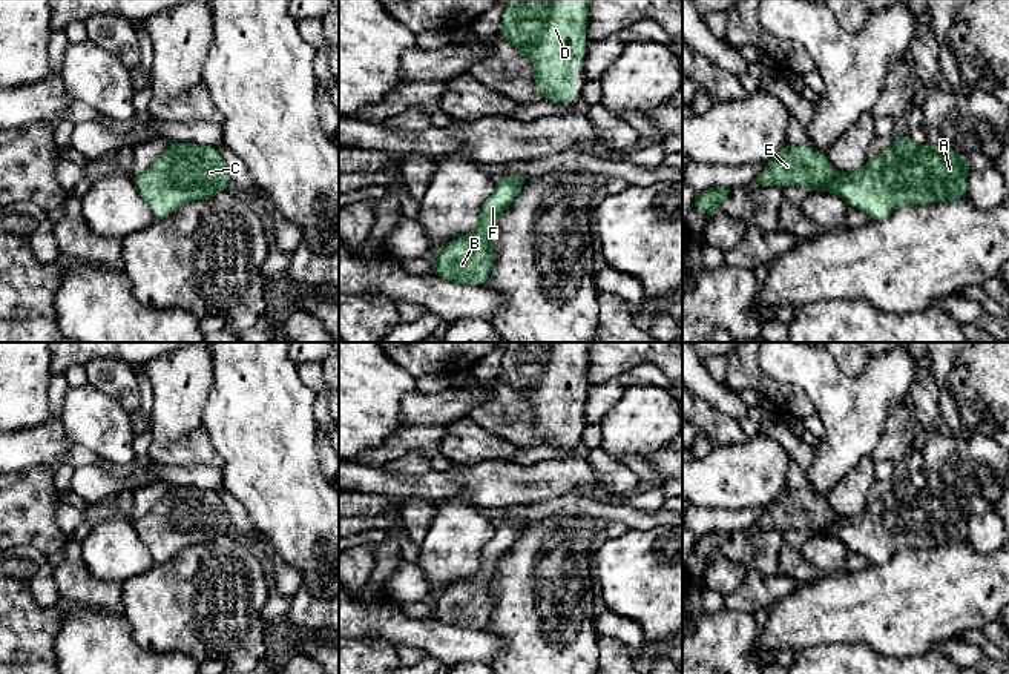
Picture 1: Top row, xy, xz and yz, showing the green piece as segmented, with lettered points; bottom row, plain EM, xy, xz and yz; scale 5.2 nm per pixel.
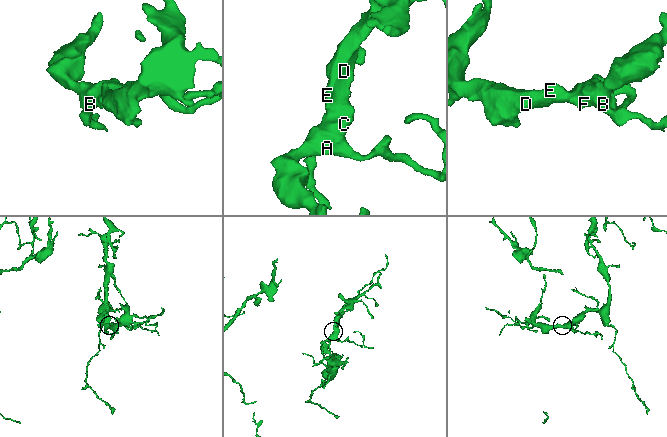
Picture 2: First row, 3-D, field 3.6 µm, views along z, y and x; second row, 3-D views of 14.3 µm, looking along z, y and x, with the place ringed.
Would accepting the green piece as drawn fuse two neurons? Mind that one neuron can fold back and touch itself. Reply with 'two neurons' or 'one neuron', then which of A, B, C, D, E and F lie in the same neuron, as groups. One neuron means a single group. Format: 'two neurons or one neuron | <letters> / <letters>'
one neuron | A B C D E F

